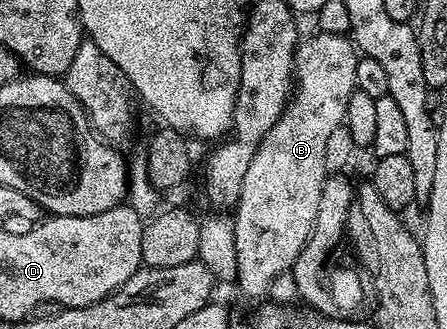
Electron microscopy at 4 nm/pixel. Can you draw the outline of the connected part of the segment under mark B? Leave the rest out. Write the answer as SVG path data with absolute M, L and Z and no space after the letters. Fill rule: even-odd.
M314 32L311 38L303 37L294 51L294 82L292 97L286 103L286 110L272 124L272 128L262 137L254 149L248 172L240 188L240 196L232 210L235 232L236 285L246 298L262 300L269 295L270 285L276 276L287 273L305 248L310 233L314 231L314 221L320 208L320 196L328 177L324 164L324 151L330 133L340 128L346 121L348 96L356 89L356 64L360 54L353 41L346 34L325 34Z

